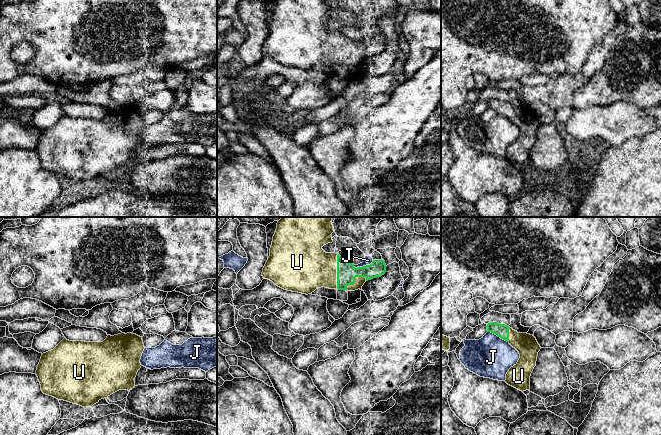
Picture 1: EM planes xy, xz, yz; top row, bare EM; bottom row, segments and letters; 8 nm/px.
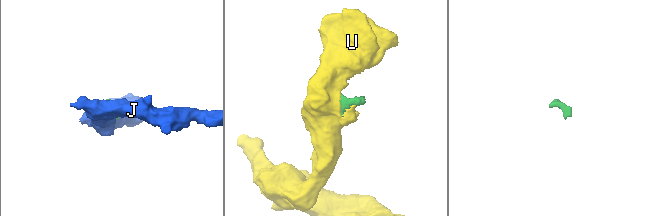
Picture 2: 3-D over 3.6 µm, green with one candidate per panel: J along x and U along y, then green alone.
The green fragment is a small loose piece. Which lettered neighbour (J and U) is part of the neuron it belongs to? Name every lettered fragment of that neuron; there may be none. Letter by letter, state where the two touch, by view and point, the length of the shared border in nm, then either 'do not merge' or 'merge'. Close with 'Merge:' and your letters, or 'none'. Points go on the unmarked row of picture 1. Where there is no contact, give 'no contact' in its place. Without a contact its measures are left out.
J: meets green in xz at (363, 42); contact 180 nm long; do not merge
U: meets green in xz at (337, 47); contact 280 nm long; merge
Merge: U

